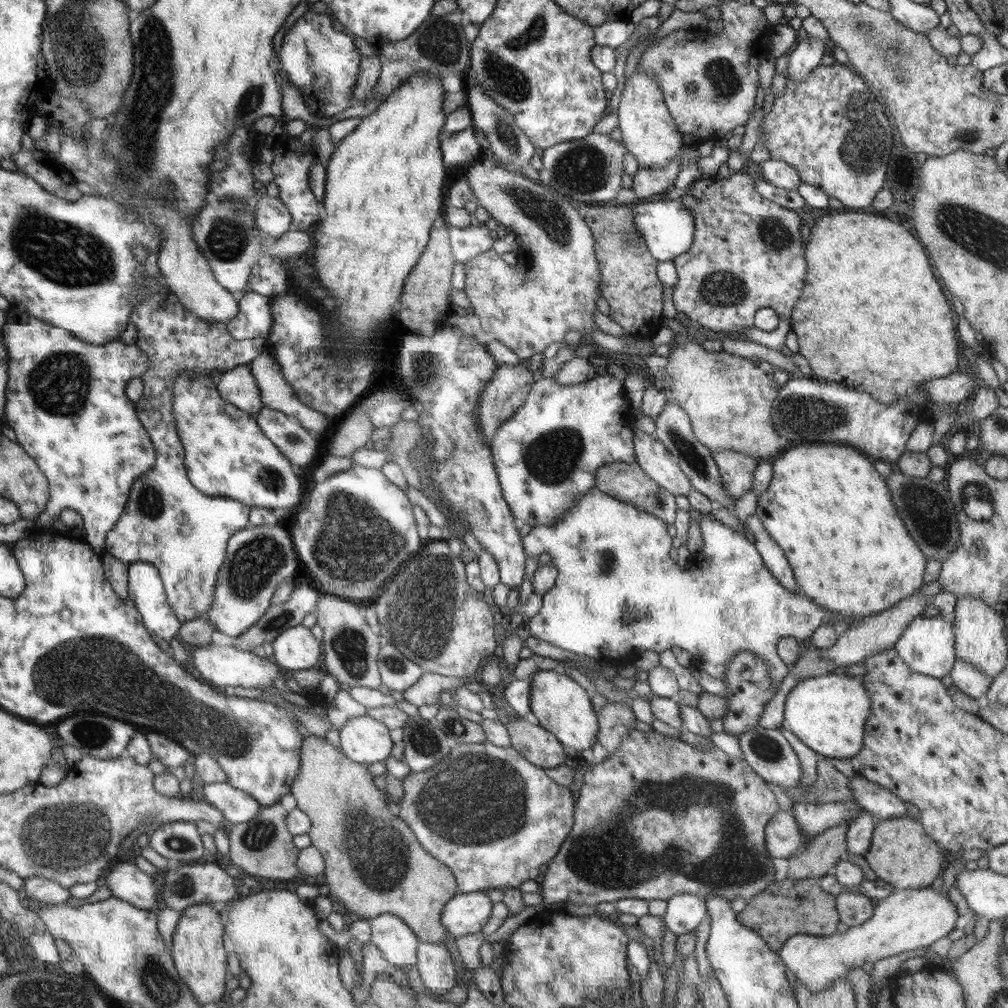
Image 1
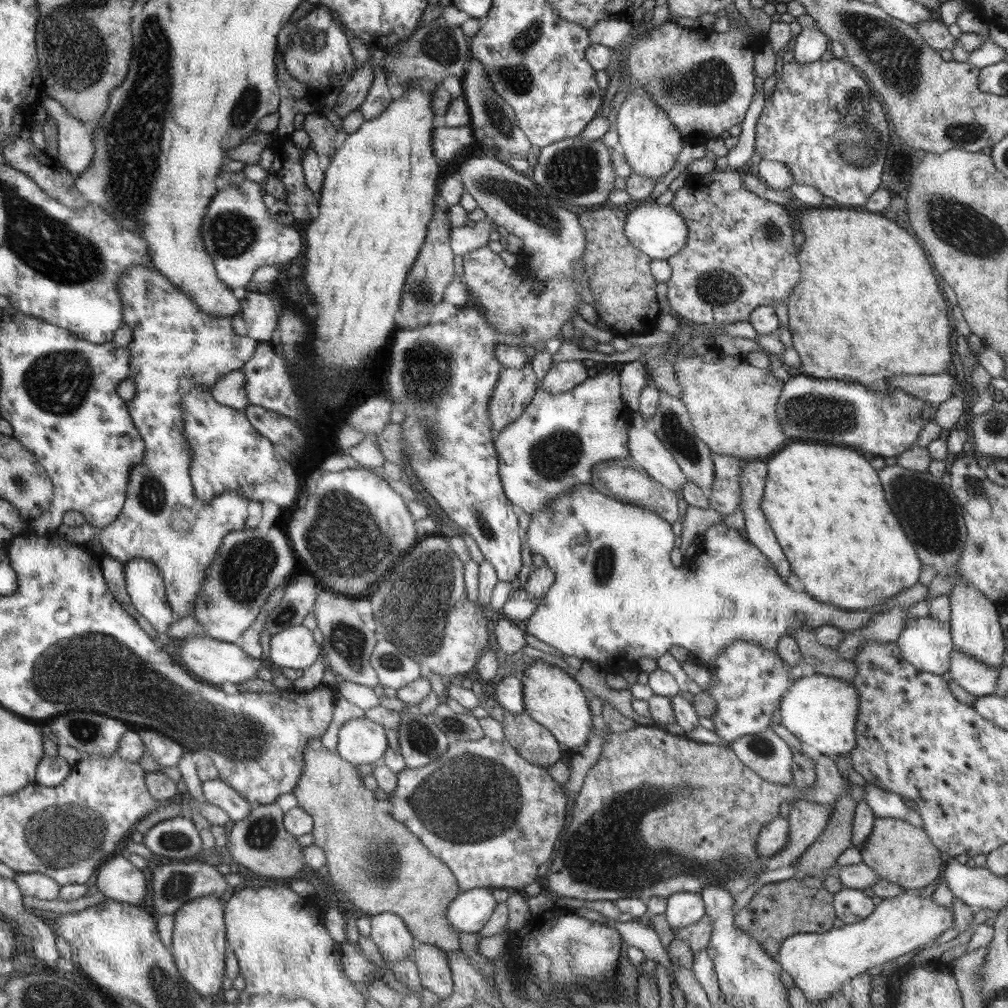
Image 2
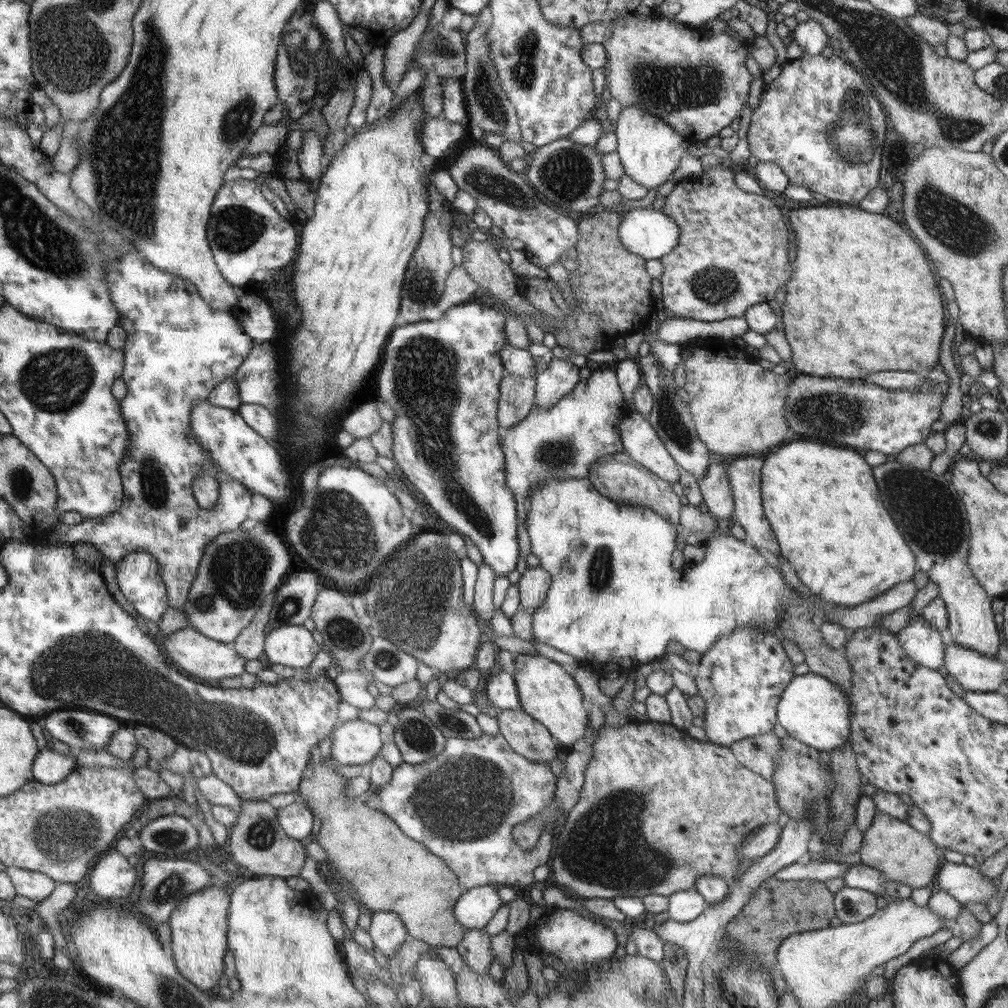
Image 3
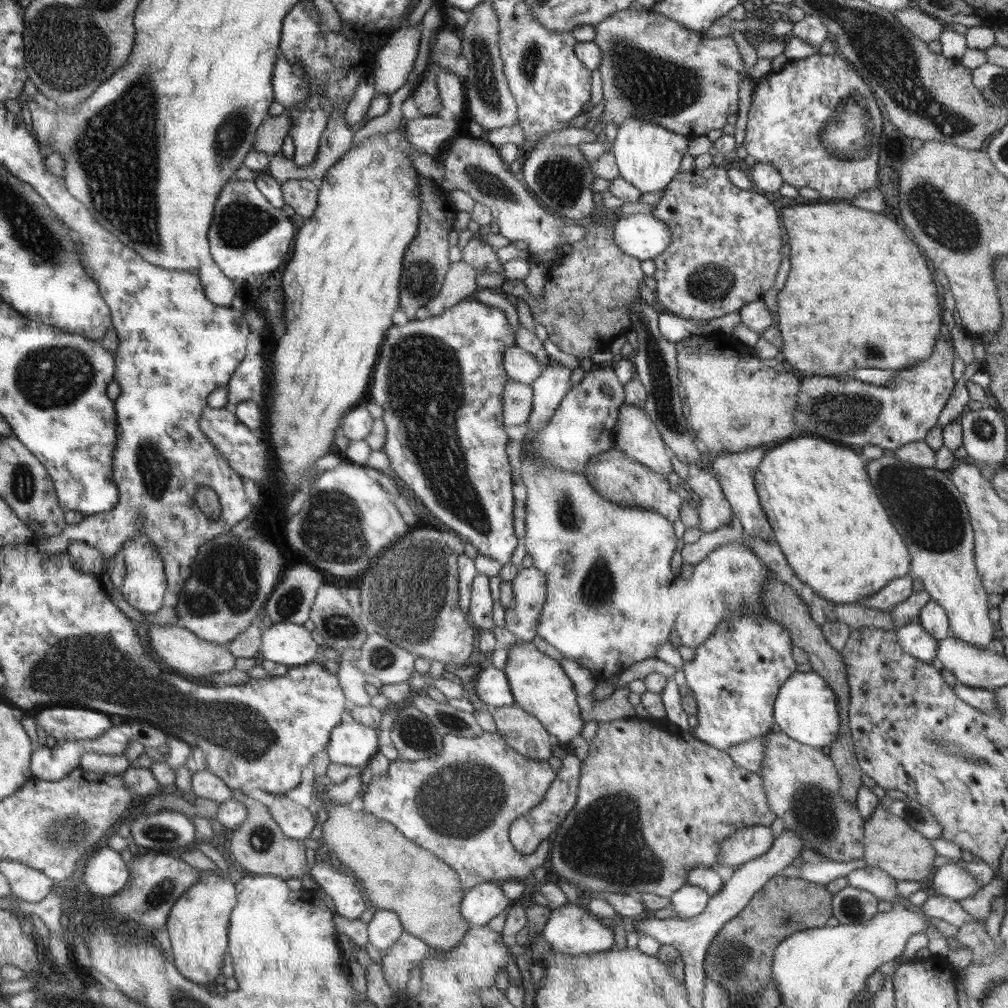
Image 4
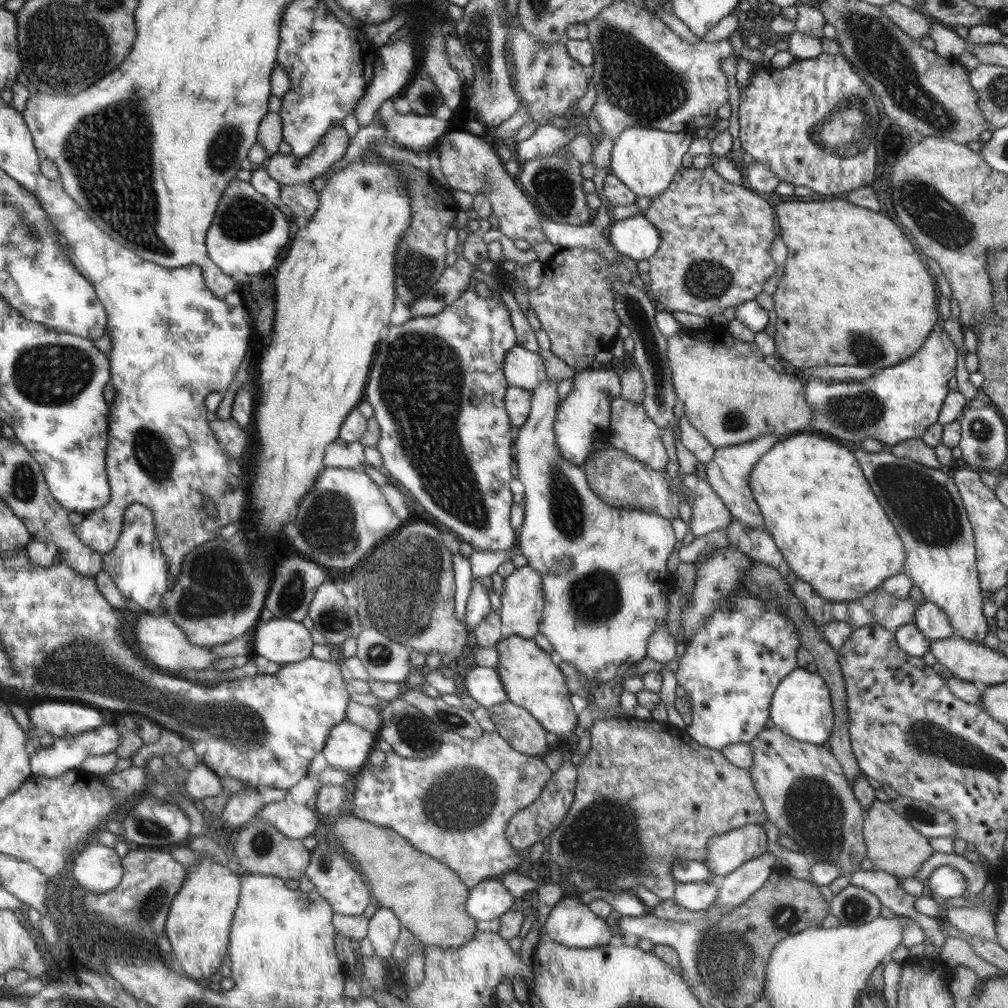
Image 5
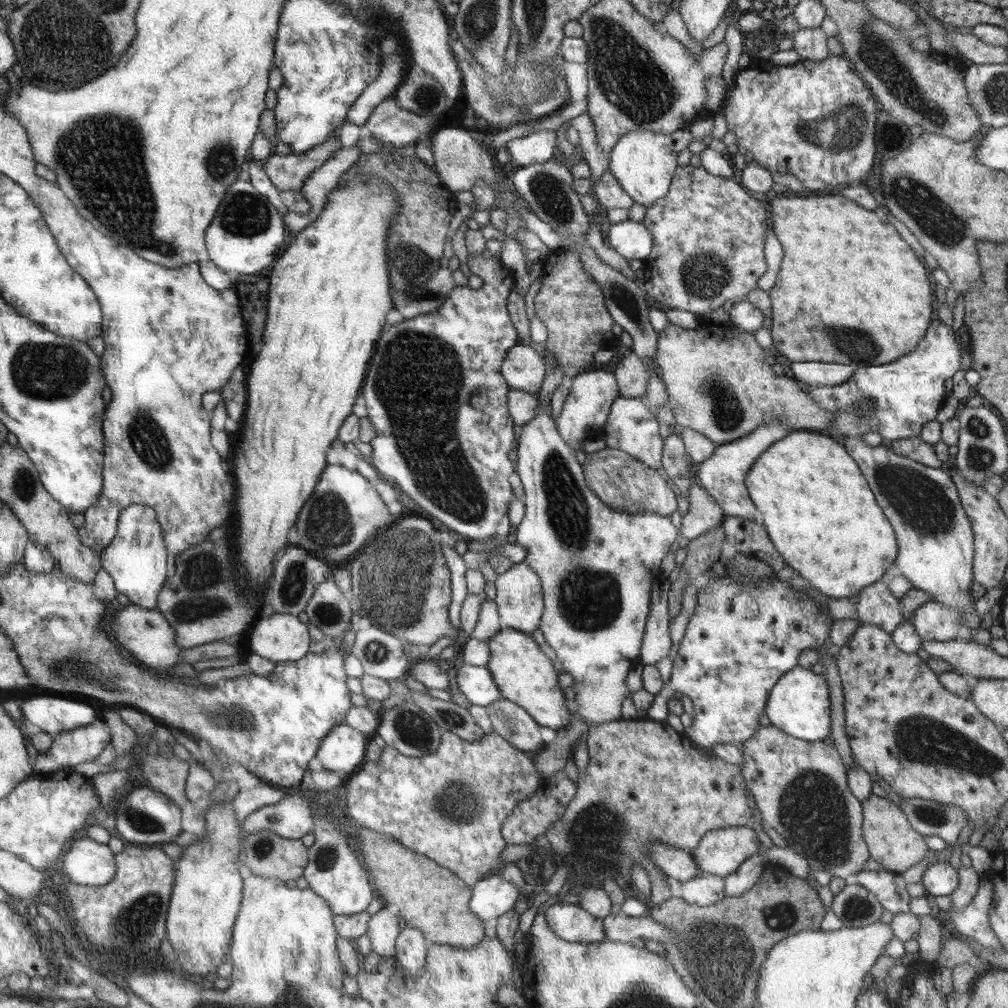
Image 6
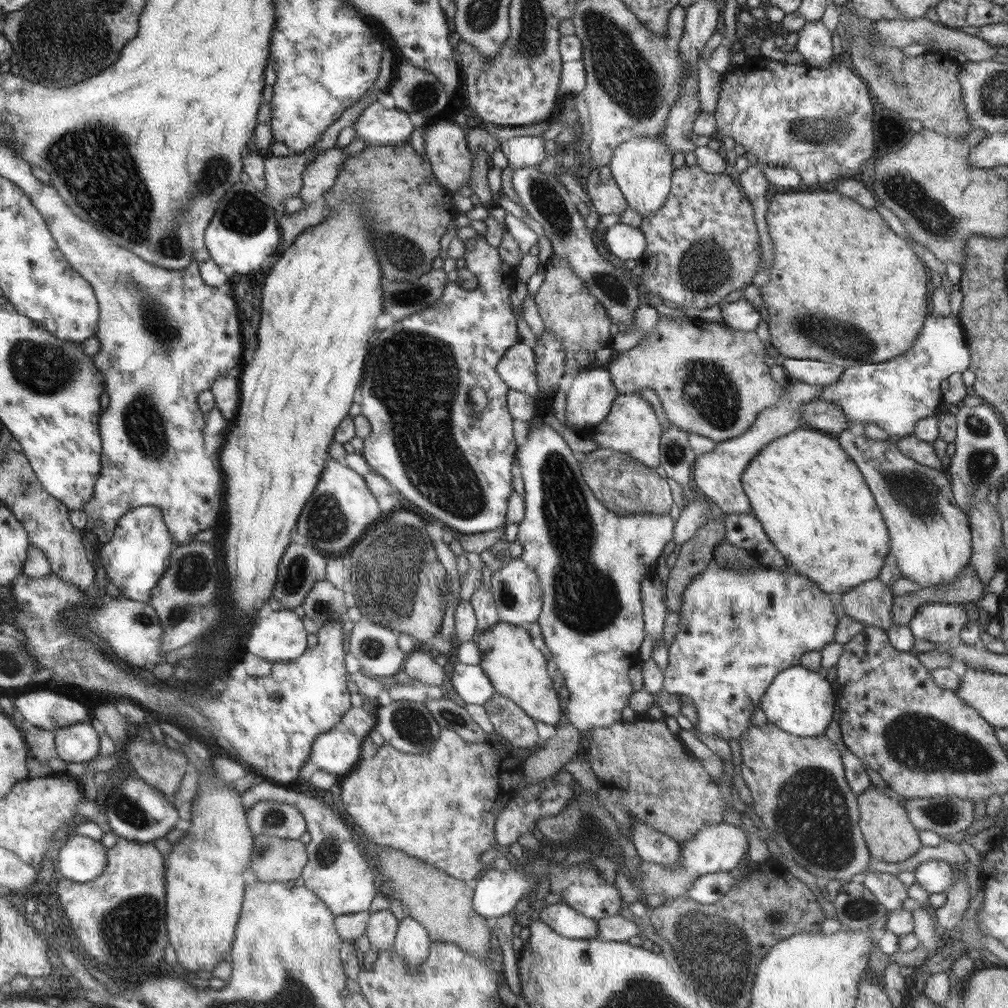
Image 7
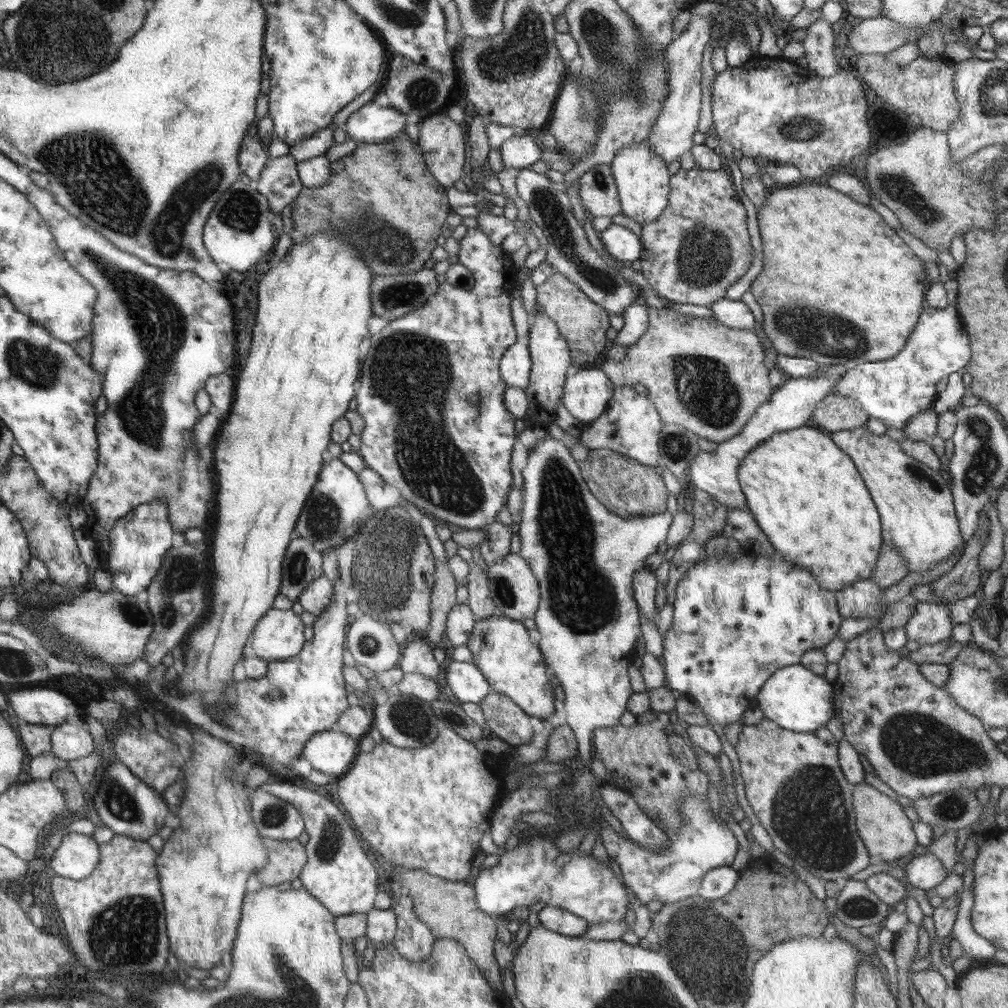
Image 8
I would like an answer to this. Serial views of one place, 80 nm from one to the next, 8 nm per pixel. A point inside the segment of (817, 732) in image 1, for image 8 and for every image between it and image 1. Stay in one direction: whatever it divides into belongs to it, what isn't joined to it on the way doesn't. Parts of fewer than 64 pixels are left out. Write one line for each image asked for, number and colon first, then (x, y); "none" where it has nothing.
2: (821, 711)
3: (813, 710)
4: (806, 709)
5: (801, 706)
6: (799, 705)
7: (799, 701)
8: (794, 697)

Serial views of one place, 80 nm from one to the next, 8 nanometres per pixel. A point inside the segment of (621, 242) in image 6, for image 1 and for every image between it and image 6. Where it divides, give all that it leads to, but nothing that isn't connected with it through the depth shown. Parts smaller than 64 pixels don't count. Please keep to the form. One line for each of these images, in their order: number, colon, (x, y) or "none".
1: (667, 227)
2: (657, 230)
3: (649, 233)
4: (643, 236)
5: (635, 237)

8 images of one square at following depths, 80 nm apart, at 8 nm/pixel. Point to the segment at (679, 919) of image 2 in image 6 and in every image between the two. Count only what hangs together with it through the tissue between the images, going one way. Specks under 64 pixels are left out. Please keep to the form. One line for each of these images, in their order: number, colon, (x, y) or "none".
3: (686, 905)
4: (689, 900)
5: (698, 896)
6: (706, 889)

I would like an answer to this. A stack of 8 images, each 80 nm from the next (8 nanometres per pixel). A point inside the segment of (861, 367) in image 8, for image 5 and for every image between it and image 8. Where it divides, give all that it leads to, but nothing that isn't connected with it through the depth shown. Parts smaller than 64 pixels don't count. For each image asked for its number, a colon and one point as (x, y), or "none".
5: (895, 404)
6: (897, 400)
7: (894, 395)

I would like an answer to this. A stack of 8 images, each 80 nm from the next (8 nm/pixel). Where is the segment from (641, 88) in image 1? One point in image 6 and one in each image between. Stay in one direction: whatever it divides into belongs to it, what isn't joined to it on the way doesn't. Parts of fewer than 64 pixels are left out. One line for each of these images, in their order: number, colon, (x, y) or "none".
2: (651, 144)
3: (649, 149)
4: (648, 156)
5: (645, 159)
6: (644, 162)

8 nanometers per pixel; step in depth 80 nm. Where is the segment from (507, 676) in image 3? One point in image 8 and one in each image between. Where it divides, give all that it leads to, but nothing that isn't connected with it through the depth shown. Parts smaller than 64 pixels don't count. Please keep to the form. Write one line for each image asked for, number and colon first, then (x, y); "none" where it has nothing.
4: (490, 684)
5: (483, 683)
6: (476, 683)
7: (474, 687)
8: (467, 682)

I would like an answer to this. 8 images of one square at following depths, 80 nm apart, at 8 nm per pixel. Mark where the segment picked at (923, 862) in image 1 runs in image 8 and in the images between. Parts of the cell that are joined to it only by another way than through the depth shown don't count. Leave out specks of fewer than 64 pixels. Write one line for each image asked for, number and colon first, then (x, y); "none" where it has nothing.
2: (899, 852)
3: (892, 846)
4: (892, 845)
5: (893, 845)
6: (891, 840)
7: (888, 832)
8: (886, 831)

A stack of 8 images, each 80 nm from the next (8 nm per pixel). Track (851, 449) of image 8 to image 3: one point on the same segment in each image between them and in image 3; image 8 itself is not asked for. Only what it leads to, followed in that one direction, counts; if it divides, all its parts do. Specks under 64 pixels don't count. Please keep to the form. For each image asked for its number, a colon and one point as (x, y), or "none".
3: (929, 512)
4: (924, 504)
5: (925, 506)
6: (935, 541)
7: (929, 535)

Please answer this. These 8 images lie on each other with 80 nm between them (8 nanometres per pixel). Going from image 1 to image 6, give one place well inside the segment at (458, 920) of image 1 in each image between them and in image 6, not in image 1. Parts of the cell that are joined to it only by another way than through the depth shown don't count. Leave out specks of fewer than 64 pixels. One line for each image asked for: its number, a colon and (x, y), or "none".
2: (472, 909)
3: (477, 906)
4: (482, 903)
5: (488, 900)
6: (492, 896)

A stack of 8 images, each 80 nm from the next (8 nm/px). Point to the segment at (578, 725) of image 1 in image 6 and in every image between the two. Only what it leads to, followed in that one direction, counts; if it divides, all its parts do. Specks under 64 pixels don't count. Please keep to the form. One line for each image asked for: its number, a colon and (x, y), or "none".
2: (552, 697)
3: (546, 692)
4: (539, 685)
5: (530, 679)
6: (524, 674)

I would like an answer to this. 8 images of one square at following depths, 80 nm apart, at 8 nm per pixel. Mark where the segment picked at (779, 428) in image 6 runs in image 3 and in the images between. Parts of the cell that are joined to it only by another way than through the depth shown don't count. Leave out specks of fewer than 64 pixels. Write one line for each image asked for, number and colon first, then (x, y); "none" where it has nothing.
3: (744, 472)
4: (735, 471)
5: (728, 472)

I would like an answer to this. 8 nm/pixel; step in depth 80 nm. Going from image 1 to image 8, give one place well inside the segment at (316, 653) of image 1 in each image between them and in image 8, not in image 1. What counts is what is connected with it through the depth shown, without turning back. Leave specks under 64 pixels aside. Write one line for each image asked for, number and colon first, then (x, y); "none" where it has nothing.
2: (294, 647)
3: (291, 645)
4: (286, 643)
5: (282, 640)
6: (279, 637)
7: (278, 635)
8: (278, 636)

